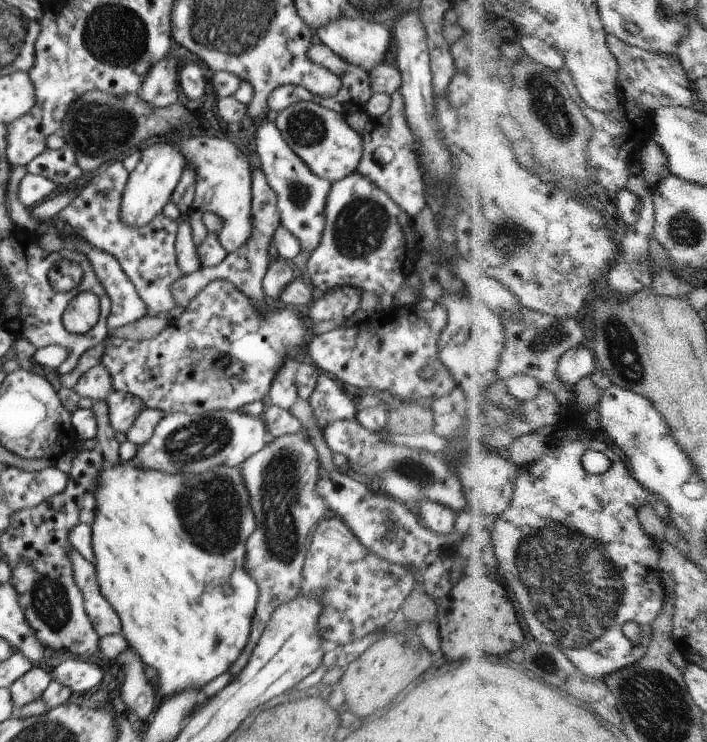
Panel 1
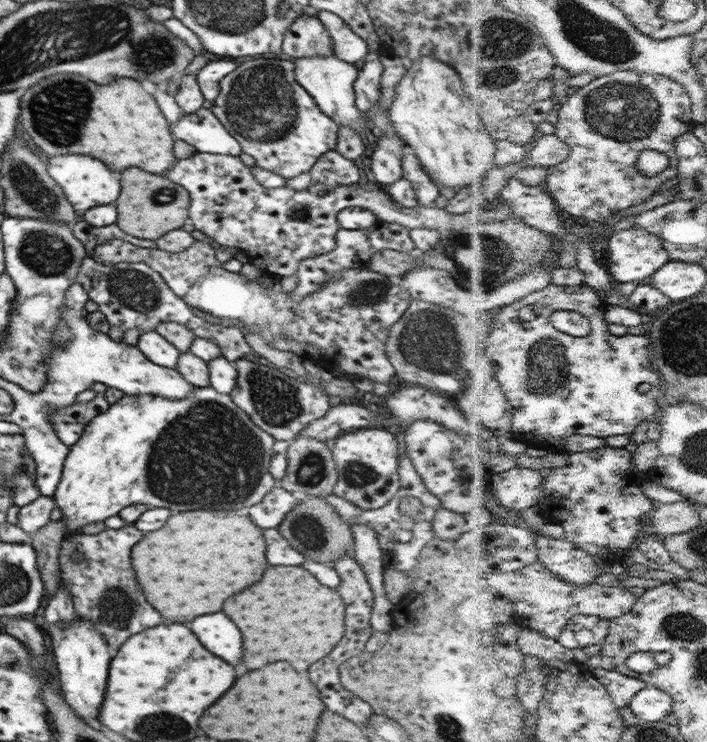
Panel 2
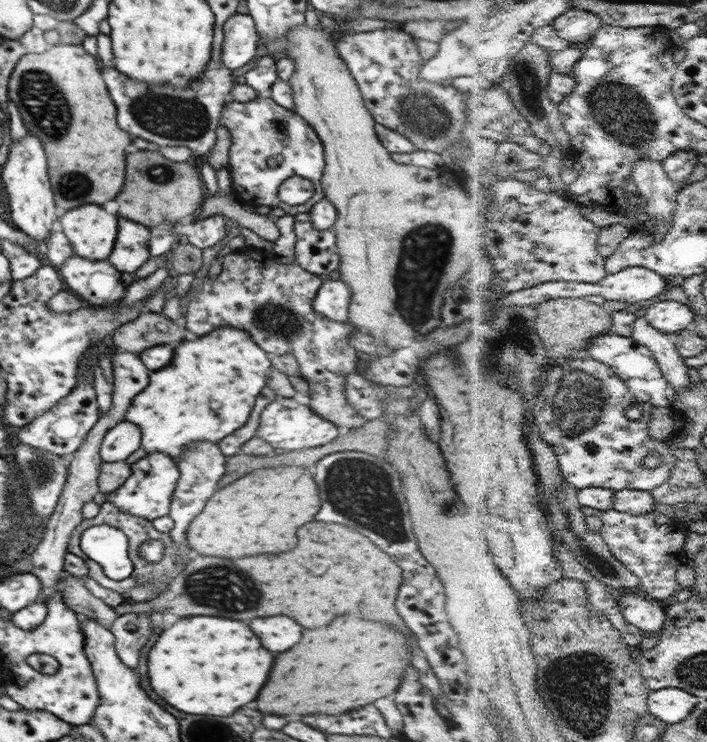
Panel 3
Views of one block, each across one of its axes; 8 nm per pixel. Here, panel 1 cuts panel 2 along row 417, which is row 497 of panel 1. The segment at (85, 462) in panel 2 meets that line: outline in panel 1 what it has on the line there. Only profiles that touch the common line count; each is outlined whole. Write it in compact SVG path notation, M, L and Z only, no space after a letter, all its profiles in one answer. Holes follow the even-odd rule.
M118 458L116 464L104 462L100 464L100 472L96 476L96 492L94 500L96 501L96 510L94 510L94 520L92 520L92 550L94 551L94 570L96 571L96 580L98 588L102 591L104 598L118 613L122 625L122 634L130 644L130 648L138 654L140 660L146 666L152 666L158 674L158 694L162 698L170 698L174 694L180 694L184 690L196 688L201 690L210 680L216 676L224 674L230 670L230 666L236 662L244 646L248 644L250 638L250 628L252 628L252 618L258 598L258 586L253 578L246 574L243 567L246 556L246 541L250 534L256 530L257 522L254 512L250 508L250 494L246 490L246 482L242 478L240 466L226 466L220 464L204 474L170 474L162 470L150 469L140 470L134 466L131 460L122 460Z

